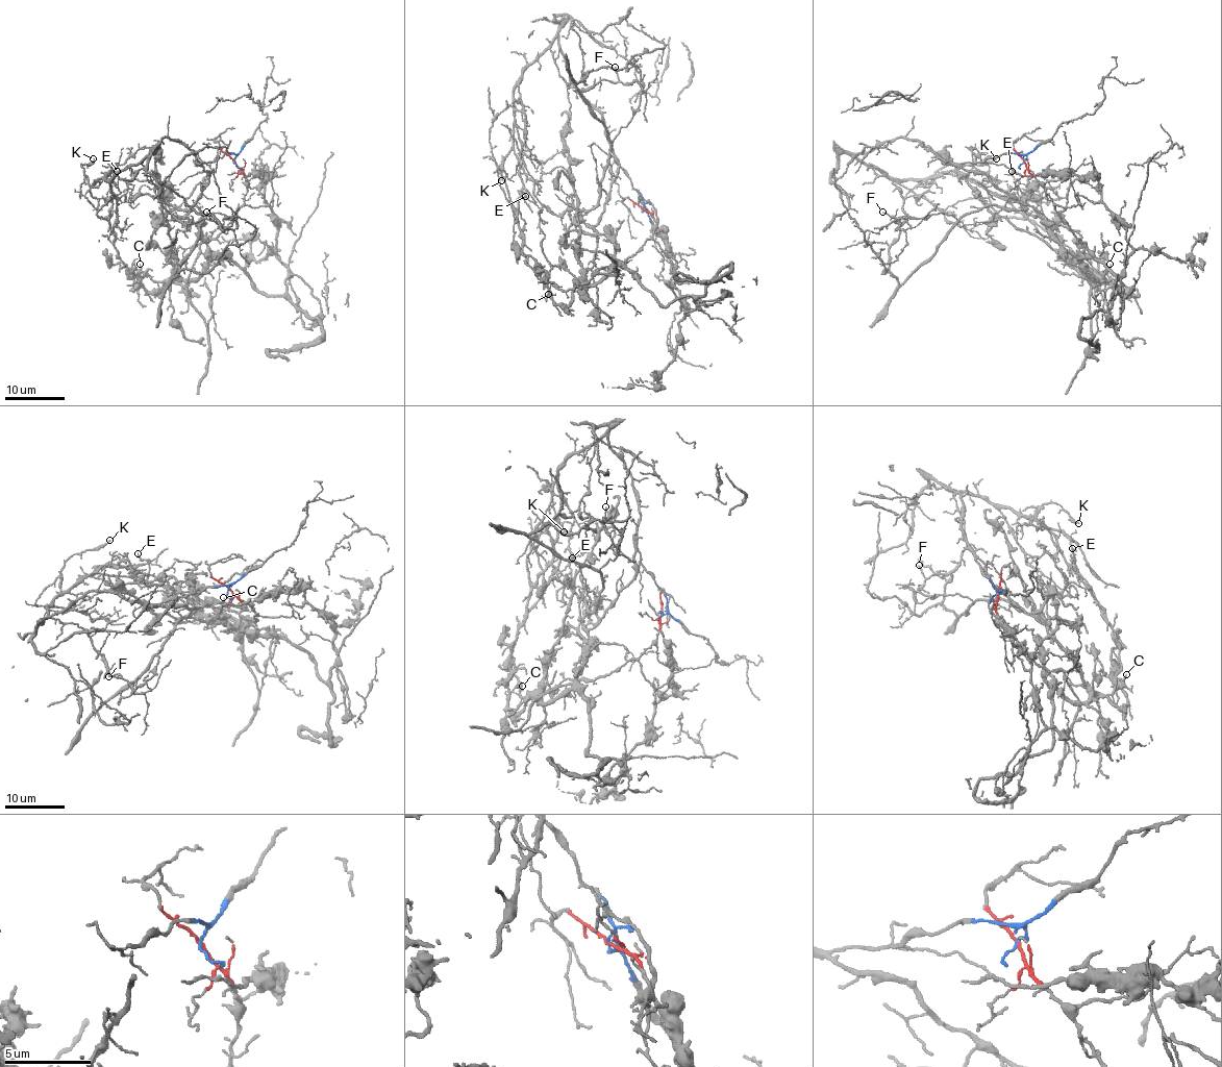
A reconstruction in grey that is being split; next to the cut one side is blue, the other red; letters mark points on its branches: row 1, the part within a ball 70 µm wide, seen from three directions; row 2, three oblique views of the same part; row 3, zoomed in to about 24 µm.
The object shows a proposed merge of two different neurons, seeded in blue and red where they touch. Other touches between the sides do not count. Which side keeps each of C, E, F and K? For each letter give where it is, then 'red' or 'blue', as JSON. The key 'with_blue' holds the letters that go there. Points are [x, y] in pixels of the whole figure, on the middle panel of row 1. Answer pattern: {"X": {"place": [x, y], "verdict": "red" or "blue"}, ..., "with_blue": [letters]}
{"C": {"place": [548, 294], "verdict": "red"}, "E": {"place": [525, 196], "verdict": "blue"}, "F": {"place": [615, 67], "verdict": "blue"}, "K": {"place": [501, 180], "verdict": "blue"}, "with_blue": ["E", "F", "K"]}

